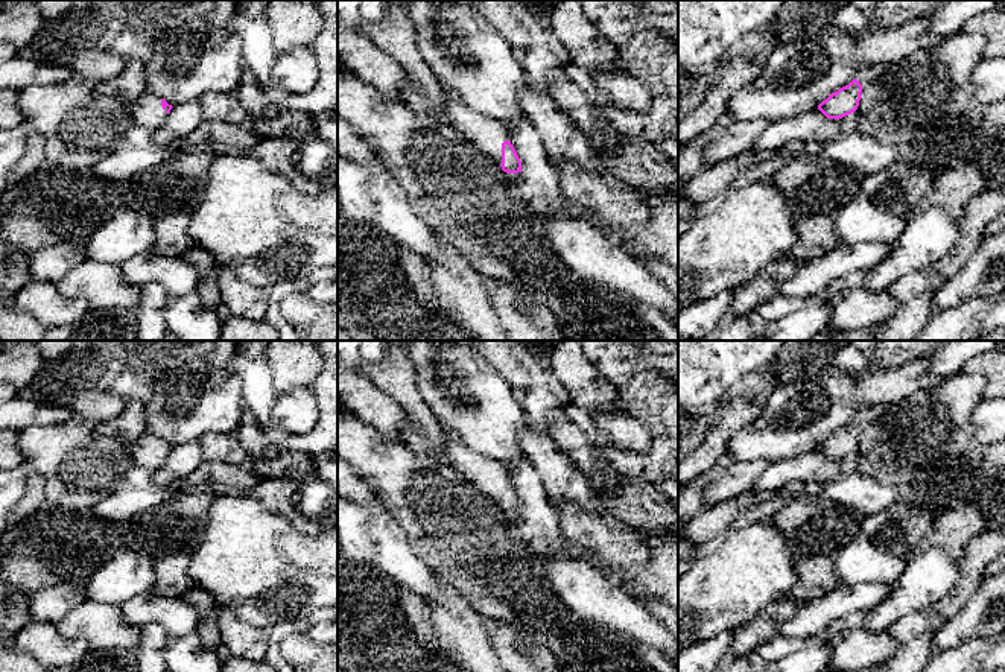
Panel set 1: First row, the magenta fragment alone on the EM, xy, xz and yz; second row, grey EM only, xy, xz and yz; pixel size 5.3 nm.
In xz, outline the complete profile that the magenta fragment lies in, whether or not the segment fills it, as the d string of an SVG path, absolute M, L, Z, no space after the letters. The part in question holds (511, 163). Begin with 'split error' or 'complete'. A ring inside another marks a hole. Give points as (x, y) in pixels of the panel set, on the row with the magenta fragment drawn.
split error | M442 85L444 117L482 154L497 161L503 172L522 172L522 161L509 141L508 131L496 119L471 111L459 94Z

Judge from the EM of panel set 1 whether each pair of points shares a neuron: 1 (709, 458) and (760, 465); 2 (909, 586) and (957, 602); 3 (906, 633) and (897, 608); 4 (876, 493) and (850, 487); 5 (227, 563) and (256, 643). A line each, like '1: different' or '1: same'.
1: different
2: different
3: different
4: same
5: different

